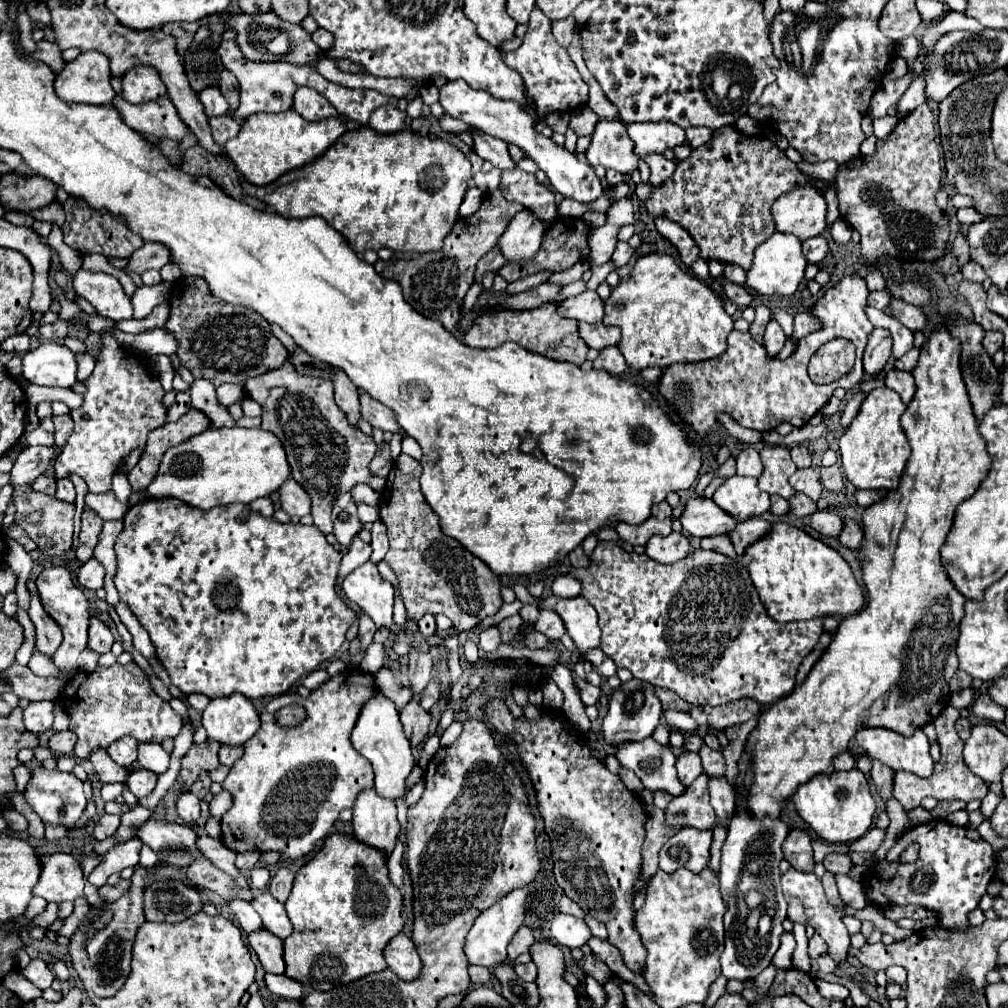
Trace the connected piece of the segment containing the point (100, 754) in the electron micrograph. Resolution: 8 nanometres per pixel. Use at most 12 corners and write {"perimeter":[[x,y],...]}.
{"perimeter":[[106,751],[90,761],[100,783],[124,783],[130,775],[110,761]]}

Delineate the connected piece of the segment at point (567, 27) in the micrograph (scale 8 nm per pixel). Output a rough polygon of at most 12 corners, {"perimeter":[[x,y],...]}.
{"perimeter":[[574,17],[552,23],[560,47],[568,49],[574,35]]}

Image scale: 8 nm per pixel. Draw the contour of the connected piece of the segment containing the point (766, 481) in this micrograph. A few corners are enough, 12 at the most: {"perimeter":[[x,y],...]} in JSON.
{"perimeter":[[788,447],[760,451],[764,473],[758,487],[790,499],[788,477],[796,471]]}

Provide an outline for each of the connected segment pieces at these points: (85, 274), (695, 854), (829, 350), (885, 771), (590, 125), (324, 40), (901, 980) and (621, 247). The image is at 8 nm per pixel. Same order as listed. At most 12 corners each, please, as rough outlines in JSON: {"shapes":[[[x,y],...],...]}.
{"shapes":[[[78,269],[74,291],[102,317],[132,319],[120,281]],[[678,831],[660,851],[660,869],[702,871],[712,831]],[[834,339],[810,359],[818,385],[854,367],[854,343]],[[872,761],[872,783],[882,801],[892,797],[894,771]],[[588,105],[572,111],[570,129],[592,135],[600,119]],[[316,29],[312,41],[328,51],[334,45],[334,35],[326,29]],[[896,965],[886,969],[888,983],[906,983],[906,971]],[[618,241],[612,263],[620,269],[630,261],[634,249]]]}

